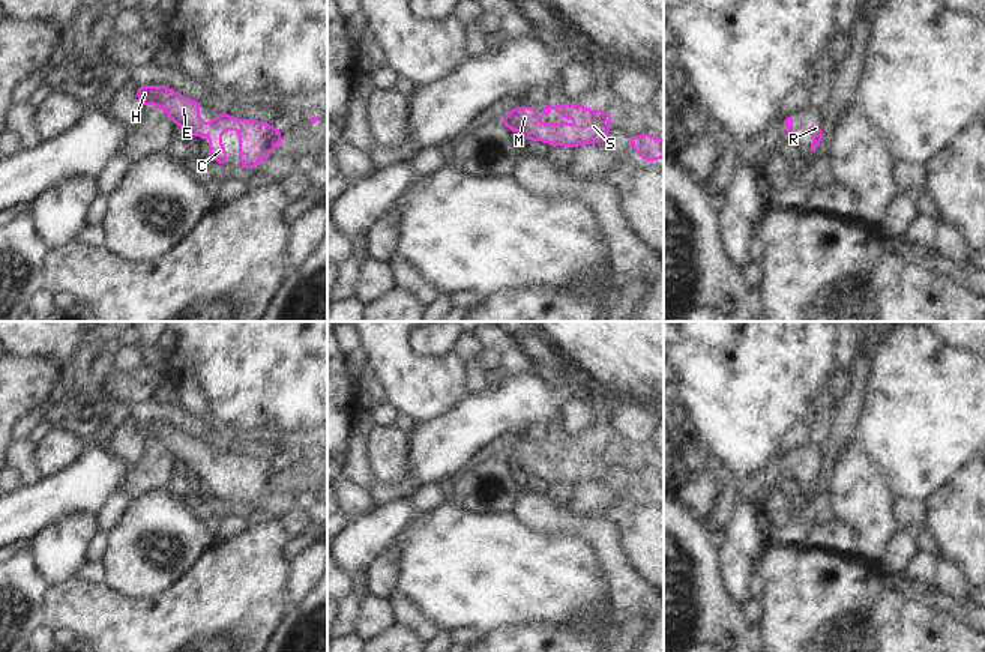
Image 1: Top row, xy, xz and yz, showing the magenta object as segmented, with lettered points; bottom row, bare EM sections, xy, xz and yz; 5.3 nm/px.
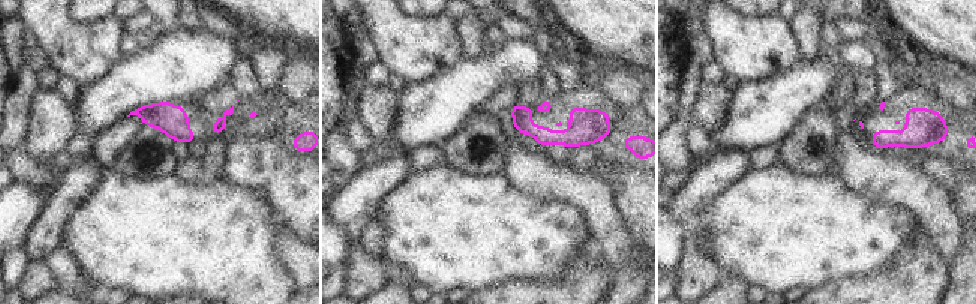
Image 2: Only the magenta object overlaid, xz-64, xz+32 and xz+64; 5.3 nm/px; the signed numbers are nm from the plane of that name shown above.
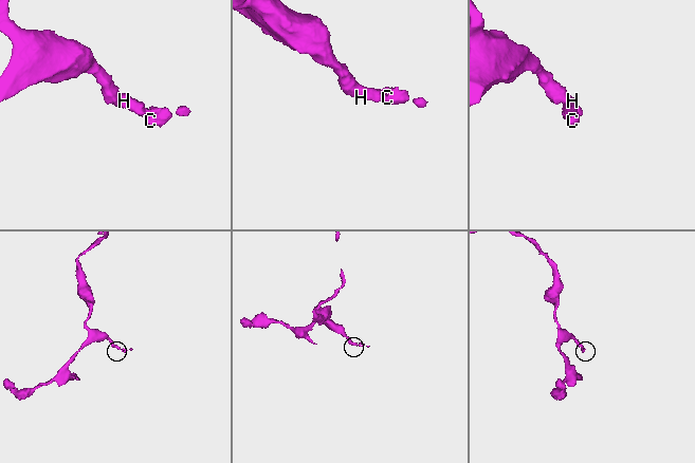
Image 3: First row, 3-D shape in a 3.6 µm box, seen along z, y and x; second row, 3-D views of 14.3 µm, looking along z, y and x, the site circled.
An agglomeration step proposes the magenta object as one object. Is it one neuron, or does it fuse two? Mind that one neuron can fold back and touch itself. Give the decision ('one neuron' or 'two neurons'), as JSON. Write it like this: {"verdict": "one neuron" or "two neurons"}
{"verdict": "one neuron"}

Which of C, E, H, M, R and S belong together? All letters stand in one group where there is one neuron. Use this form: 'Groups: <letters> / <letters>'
Groups: C E H M R S

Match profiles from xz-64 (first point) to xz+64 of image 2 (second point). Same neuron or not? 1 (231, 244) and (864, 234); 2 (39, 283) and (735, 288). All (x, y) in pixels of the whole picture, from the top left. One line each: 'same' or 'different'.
1: same
2: different

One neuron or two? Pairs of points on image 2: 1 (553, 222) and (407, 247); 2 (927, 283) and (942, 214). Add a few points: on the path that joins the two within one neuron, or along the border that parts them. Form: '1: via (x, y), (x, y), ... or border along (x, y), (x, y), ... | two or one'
1: via (517, 234), (443, 234) | one
2: border along (921, 228), (928, 243), (948, 264) | two

